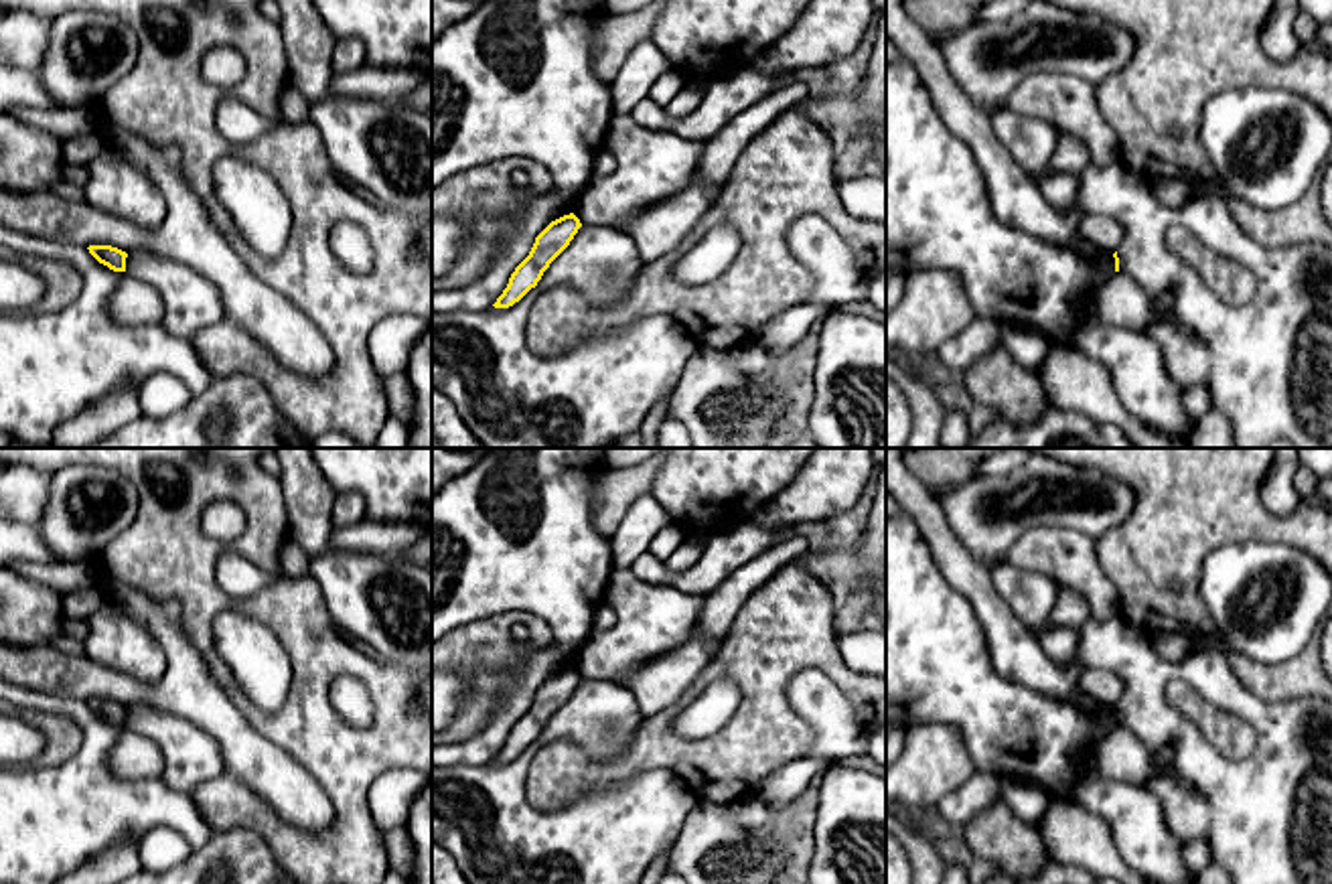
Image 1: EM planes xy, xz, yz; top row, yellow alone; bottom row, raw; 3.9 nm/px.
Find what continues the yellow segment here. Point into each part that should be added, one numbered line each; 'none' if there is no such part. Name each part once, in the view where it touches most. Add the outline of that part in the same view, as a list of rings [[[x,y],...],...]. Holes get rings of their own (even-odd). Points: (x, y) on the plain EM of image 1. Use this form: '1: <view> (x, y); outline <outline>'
none

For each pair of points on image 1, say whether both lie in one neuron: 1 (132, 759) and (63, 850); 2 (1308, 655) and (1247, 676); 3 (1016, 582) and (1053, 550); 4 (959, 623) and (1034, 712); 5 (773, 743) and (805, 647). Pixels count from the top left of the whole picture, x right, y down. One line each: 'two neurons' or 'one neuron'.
1: two neurons
2: one neuron
3: two neurons
4: one neuron
5: one neuron

